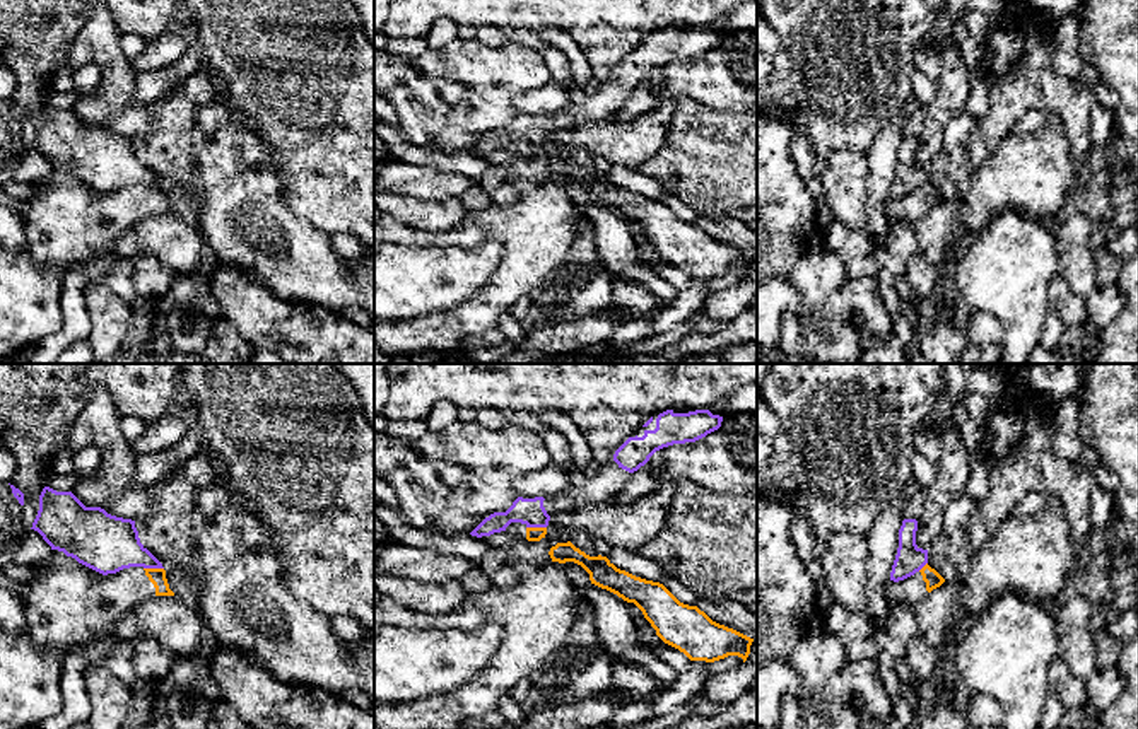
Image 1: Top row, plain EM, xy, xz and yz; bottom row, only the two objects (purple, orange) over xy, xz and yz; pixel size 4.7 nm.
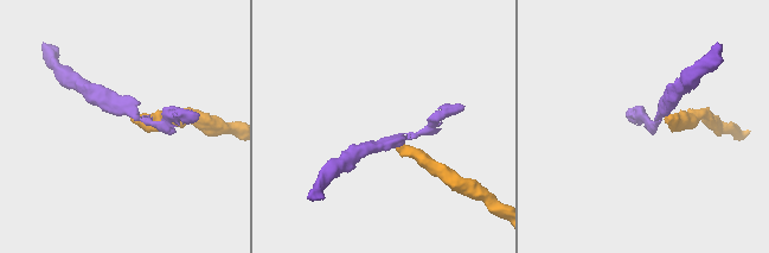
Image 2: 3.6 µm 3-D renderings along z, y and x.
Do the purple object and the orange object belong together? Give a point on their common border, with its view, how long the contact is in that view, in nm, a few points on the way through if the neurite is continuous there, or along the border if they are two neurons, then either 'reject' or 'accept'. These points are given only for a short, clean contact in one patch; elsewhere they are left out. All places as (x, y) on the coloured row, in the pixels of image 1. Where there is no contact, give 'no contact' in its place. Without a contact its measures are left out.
contact xy (154, 567); length 100 nm; border xy (144, 567), (163, 569); reject

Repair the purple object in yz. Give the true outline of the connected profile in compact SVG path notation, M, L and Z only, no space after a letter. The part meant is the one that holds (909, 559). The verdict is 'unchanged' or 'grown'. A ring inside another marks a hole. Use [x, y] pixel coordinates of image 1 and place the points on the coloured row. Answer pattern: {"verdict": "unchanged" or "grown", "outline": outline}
{"verdict": "unchanged", "outline": "M904 519L899 529L899 548L892 565L890 580L904 580L928 563L928 550L916 545L916 519Z"}

